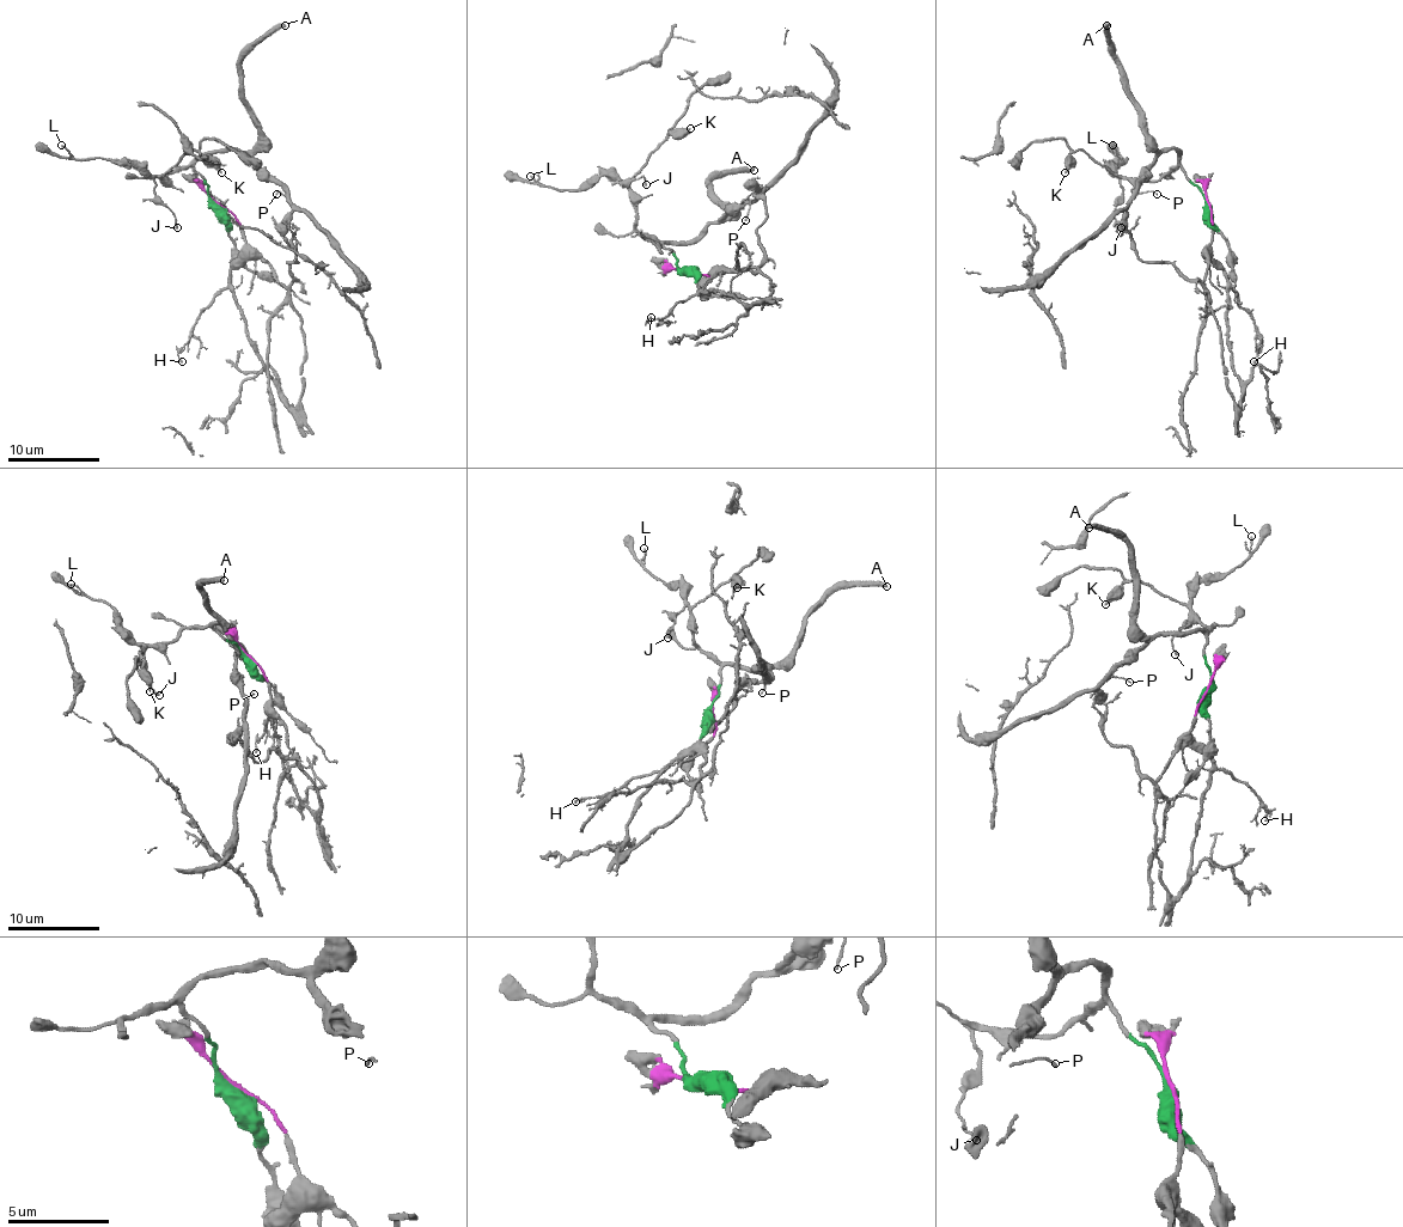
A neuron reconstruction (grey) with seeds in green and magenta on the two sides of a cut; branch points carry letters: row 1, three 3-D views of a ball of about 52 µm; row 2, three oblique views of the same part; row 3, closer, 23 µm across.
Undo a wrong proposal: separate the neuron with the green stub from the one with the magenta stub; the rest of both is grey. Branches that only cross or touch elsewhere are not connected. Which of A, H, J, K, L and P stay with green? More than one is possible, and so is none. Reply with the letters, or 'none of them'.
A, J, K, L, P

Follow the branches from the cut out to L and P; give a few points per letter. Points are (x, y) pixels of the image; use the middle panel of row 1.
L: (685, 273), (675, 254), (642, 233), (635, 196), (617, 181), (598, 176), (568, 190), (543, 188), (530, 176)
P: (685, 273), (663, 245), (693, 243), (706, 229), (750, 201), (745, 220)

